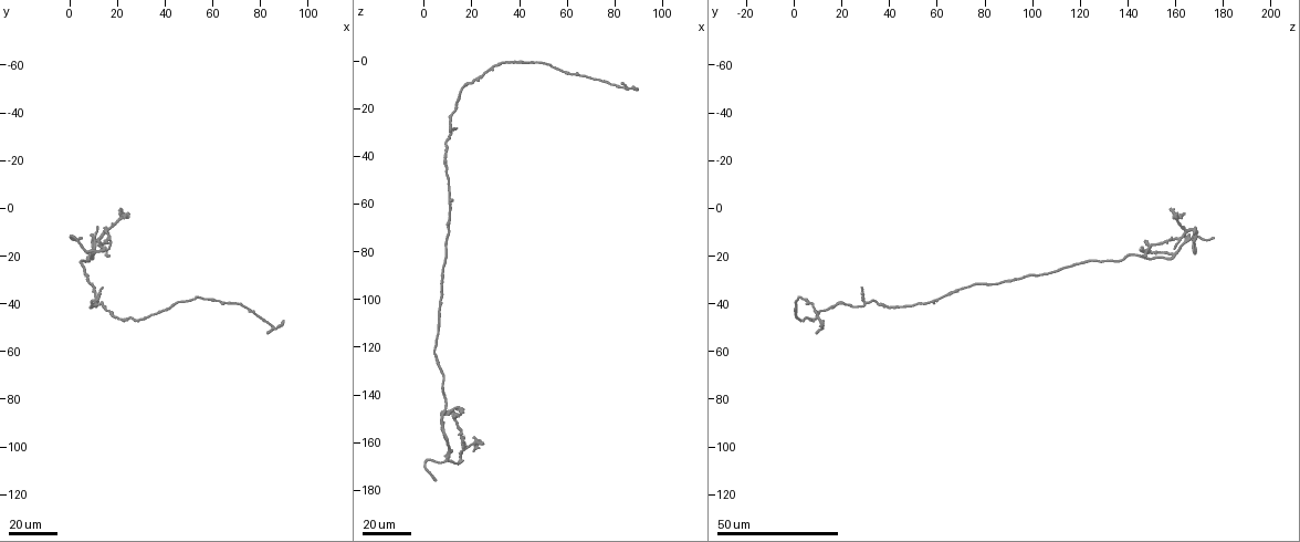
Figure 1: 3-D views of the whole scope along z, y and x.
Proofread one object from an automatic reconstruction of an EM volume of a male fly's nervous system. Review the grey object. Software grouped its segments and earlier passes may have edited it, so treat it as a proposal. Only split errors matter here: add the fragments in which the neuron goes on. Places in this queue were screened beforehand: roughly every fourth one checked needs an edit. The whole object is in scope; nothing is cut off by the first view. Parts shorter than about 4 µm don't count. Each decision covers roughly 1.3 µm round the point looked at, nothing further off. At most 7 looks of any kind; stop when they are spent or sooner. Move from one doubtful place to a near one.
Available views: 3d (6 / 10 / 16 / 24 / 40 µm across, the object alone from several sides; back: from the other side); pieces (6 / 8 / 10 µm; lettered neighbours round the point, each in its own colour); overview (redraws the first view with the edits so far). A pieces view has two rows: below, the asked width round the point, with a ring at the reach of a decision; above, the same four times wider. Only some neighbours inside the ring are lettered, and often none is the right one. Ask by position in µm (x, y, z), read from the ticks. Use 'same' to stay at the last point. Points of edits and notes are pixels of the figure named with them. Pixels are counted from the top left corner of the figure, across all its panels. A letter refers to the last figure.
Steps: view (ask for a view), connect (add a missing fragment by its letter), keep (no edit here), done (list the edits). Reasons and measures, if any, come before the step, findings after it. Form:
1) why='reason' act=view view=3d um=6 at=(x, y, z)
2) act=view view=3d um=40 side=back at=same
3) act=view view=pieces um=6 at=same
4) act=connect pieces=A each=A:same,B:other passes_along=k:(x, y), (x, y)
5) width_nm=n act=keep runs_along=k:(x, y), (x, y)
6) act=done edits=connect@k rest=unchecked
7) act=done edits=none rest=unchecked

why='end of a long branch' act=view view=3d um=40 at=(90, 47, 12)

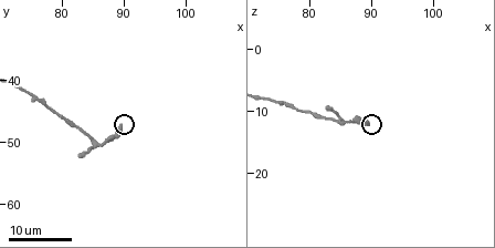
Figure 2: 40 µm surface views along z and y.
why='what lies round it' act=view view=pieces um=6 at=same

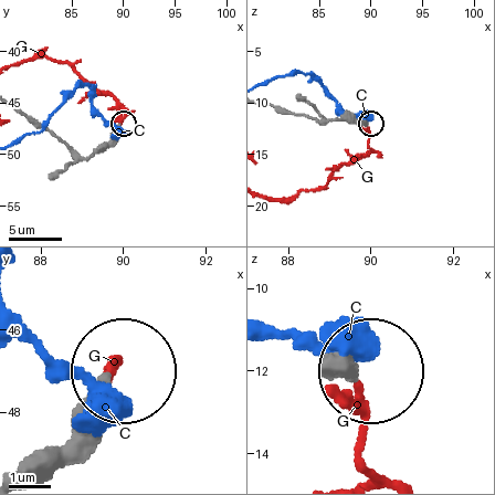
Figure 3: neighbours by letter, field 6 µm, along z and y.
act=keep each=C:other,G:other runs_along=3:(38, 470), (108, 379) found='no lettered fragment goes on from it'

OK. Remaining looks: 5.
why='thick end' act=view view=3d um=16 at=(83.0, 52.5, 9.5)

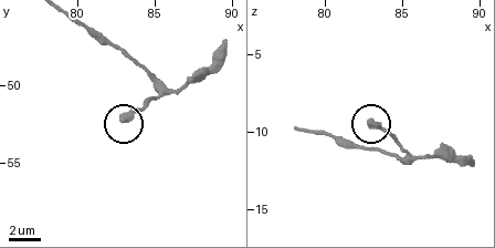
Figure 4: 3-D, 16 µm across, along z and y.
act=view view=pieces um=10 at=(82.8, 52.2, 9.4)

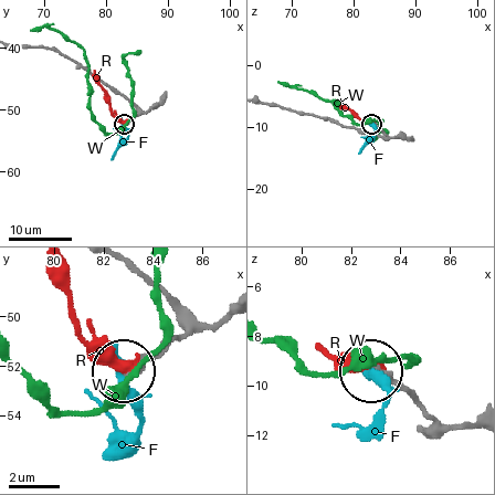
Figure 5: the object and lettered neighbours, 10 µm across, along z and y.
act=keep each=F:other,R:other,W:other found='no lettered fragment goes on from it'

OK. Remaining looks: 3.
why='tapers out' act=view view=3d um=40 at=(13, 33, 28)

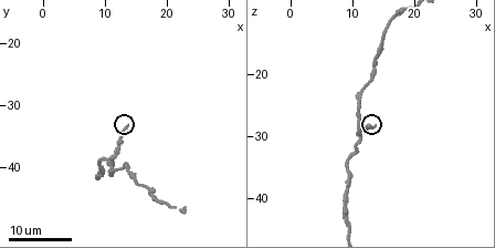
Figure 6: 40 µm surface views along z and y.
act=view view=pieces um=6 at=(13.5, 33.5, 28.5)

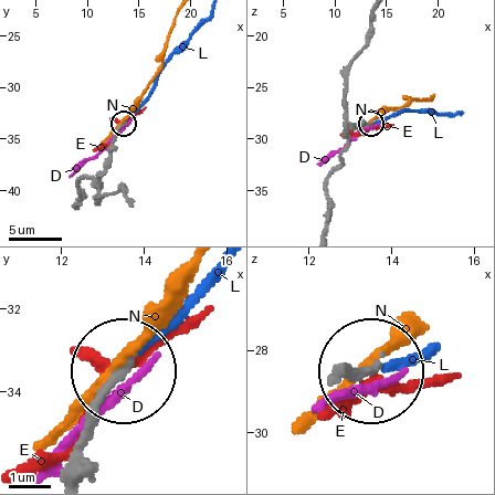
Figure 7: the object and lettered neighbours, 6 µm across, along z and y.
act=keep each=D:other,E:other,L:other,N:other runs_along=7:(67, 467), (117, 376) found='none of them fits'

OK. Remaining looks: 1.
act=done edits=none rest=unchecked

